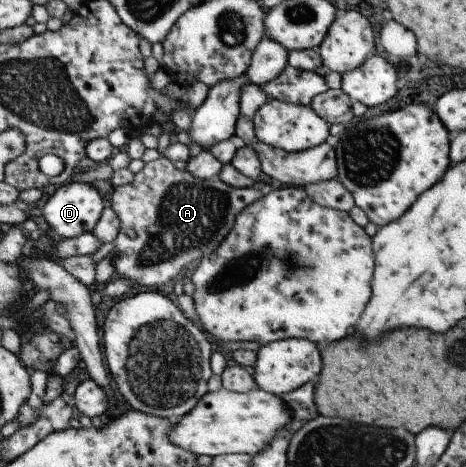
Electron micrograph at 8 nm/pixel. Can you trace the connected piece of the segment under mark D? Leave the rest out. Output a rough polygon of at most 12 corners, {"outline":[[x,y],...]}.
{"outline":[[70,182],[41,216],[64,239],[91,232],[107,206],[91,184]]}

